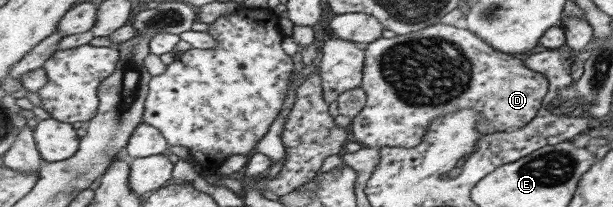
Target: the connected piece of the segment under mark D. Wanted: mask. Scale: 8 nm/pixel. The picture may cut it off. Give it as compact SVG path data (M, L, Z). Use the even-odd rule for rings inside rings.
M434 24L428 26L427 29L418 30L413 34L398 35L394 38L379 38L375 42L365 46L366 50L366 65L363 70L363 82L362 87L367 93L367 105L366 108L353 119L351 123L351 130L358 143L362 143L367 147L415 147L419 146L423 142L423 138L429 132L430 126L435 121L445 117L449 114L460 112L461 110L474 109L478 111L478 114L482 116L482 120L487 122L481 123L480 130L483 134L487 134L488 129L499 130L499 132L513 130L517 128L523 128L527 126L539 112L545 96L550 92L550 79L548 79L543 73L539 73L531 67L526 65L526 62L519 60L519 58L513 58L509 54L494 50L493 47L486 44L478 35L470 32L469 29L456 28L449 24Z

